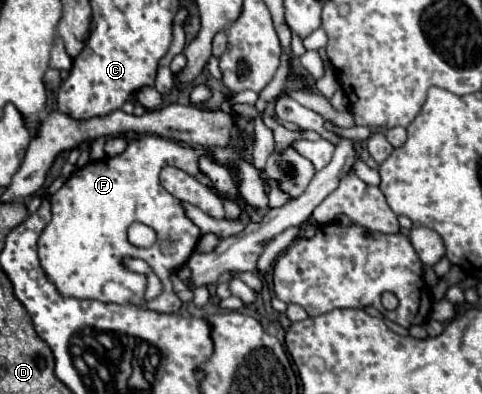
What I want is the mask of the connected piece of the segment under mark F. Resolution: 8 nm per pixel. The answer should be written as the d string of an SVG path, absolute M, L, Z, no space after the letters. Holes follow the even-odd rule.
M147 135L131 141L121 155L91 161L75 171L55 193L55 199L51 197L53 219L39 239L41 267L57 285L59 293L65 297L99 299L105 303L133 303L159 313L177 313L181 301L173 293L171 273L195 251L199 229L185 217L181 201L159 185L159 173L163 167L173 165L187 171L203 185L211 185L197 167L201 155L207 155L207 149L183 147L159 135ZM135 221L157 231L153 247L139 249L127 241L127 227ZM123 257L139 257L151 265L163 283L159 297L145 301L147 277L123 269L119 263Z

